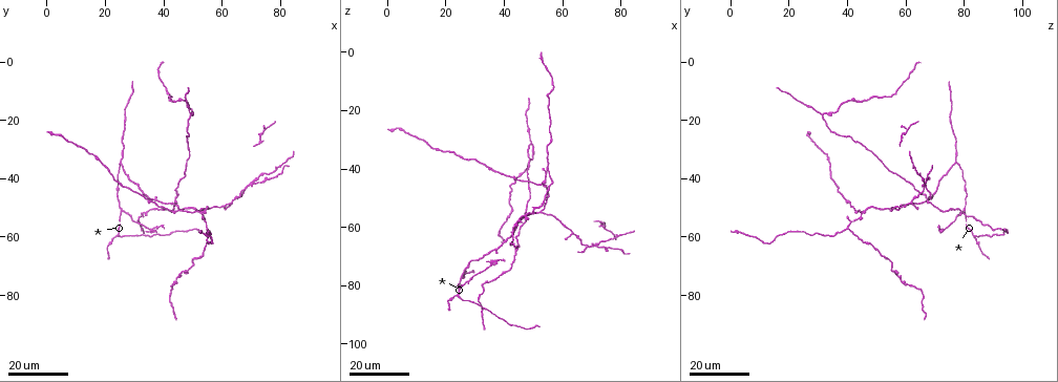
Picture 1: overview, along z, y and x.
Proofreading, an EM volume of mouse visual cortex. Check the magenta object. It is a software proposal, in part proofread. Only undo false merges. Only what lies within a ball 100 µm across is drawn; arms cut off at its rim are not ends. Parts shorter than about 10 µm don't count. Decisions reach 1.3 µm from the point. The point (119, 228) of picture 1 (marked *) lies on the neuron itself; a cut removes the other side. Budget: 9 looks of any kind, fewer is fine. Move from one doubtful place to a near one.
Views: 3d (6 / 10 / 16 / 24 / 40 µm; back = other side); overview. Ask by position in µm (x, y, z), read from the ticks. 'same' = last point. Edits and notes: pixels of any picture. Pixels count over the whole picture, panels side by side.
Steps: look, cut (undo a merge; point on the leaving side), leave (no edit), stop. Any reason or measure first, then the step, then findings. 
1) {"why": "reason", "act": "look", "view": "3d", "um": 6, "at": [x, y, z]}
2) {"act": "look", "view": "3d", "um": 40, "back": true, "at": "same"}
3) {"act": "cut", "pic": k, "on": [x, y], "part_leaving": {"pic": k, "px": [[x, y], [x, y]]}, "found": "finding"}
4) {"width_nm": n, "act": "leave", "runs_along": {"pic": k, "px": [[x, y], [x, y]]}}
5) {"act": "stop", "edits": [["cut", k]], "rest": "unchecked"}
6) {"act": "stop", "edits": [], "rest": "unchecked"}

{"why": "side arm on a straight run", "act": "look", "view": "3d", "um": 24, "at": [26, 51, 80]}

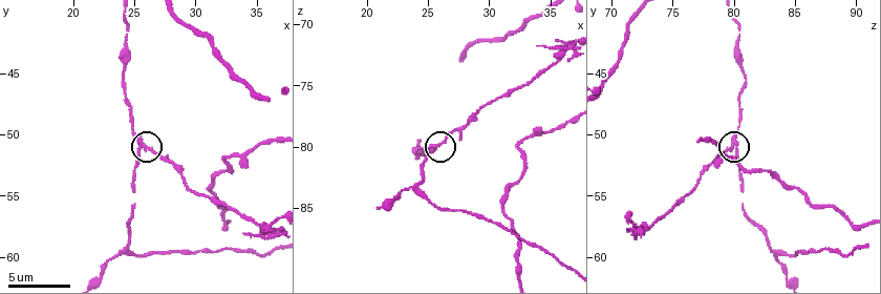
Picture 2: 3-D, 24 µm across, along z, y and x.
{"act": "look", "view": "3d", "um": 10, "at": [25.8, 51.0, 80.0]}

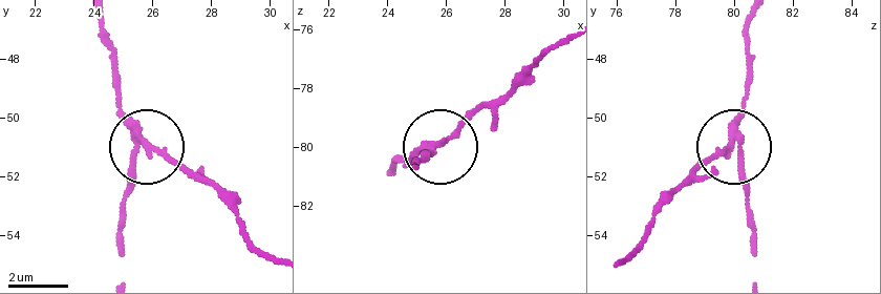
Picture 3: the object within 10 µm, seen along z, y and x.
{"arms": 3, "act": "cut", "pic": 3, "on": [169, 158], "part_leaving": {"pic": 3, "px": [[734, 132], [623, 257]]}, "found": "a second neuron is stuck on"}

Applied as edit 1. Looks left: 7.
{"why": "redraw", "act": "look", "view": "overview"}

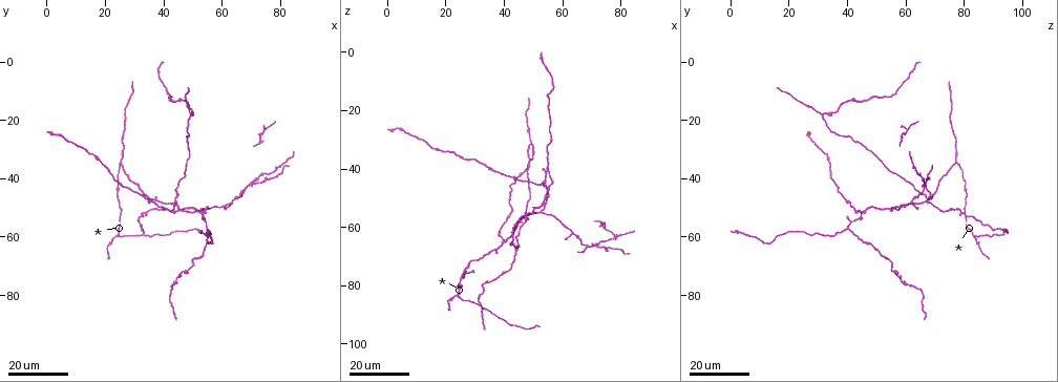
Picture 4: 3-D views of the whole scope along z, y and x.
{"why": "three-way junction", "act": "look", "view": "3d", "um": 24, "at": [53, 52, 45]}

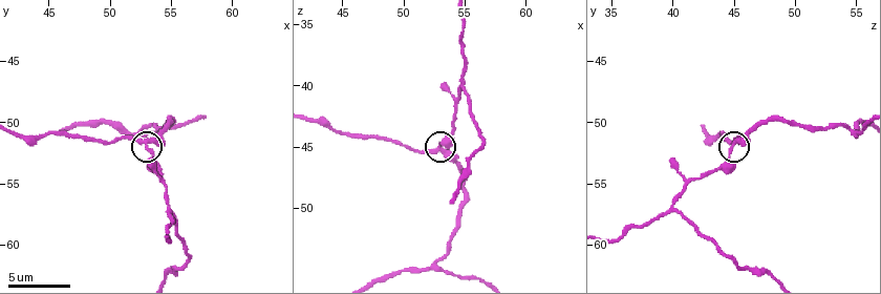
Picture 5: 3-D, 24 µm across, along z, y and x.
{"act": "look", "view": "3d", "um": 6, "at": [52.8, 51.4, 45.2]}

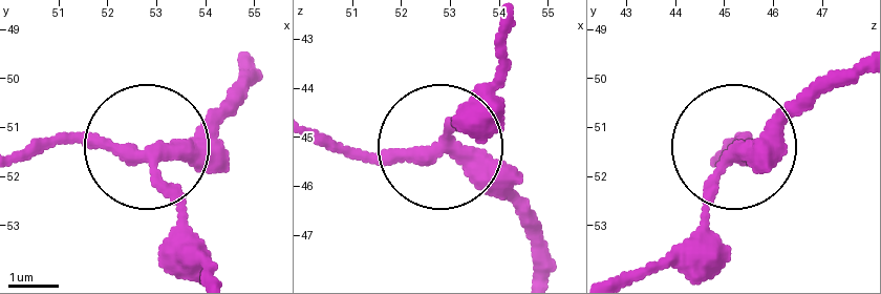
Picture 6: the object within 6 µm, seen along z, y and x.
{"width_nm": 240, "act": "leave", "found": "all the same neuron"}

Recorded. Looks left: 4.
{"why": "a narrow waist", "act": "look", "view": "3d", "um": 16, "at": [32.2, 57.6, 89.8]}

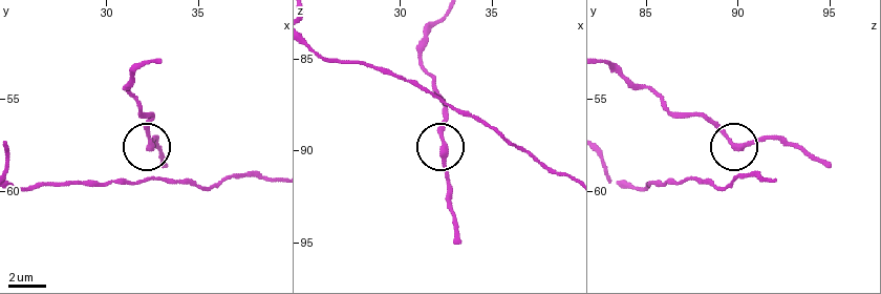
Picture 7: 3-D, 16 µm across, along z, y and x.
{"act": "look", "view": "3d", "um": 6, "at": [32.4, 57.7, 89.9]}

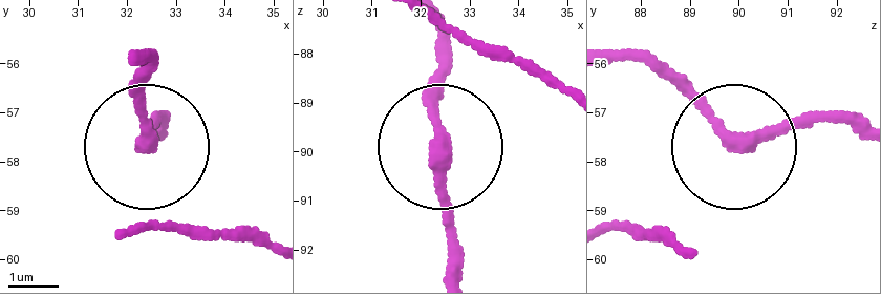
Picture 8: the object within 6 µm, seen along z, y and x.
{"act": "leave", "found": "continuous, no second neuron"}

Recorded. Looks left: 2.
{"why": "three arms meet", "act": "look", "view": "3d", "um": 10, "at": [54.6, 57.2, 40.0]}

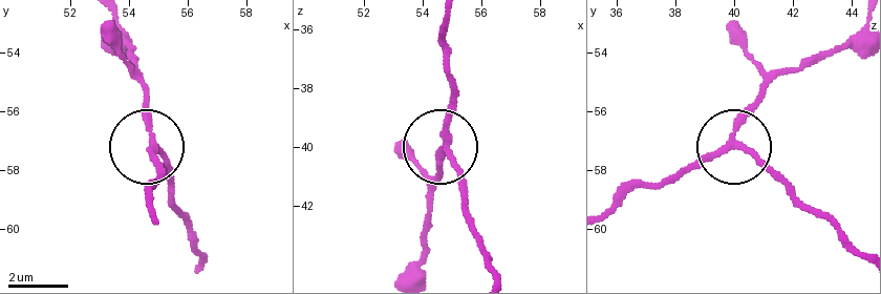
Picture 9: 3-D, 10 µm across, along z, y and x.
{"act": "cut", "pic": 9, "on": [458, 184], "part_leaving": {"pic": 9, "px": [[152, 143], [197, 258]]}, "found": "a second neuron is stuck on"}

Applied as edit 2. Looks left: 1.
{"act": "stop", "edits": [["cut", 3], ["cut", 9]], "rest": "unchecked"}

